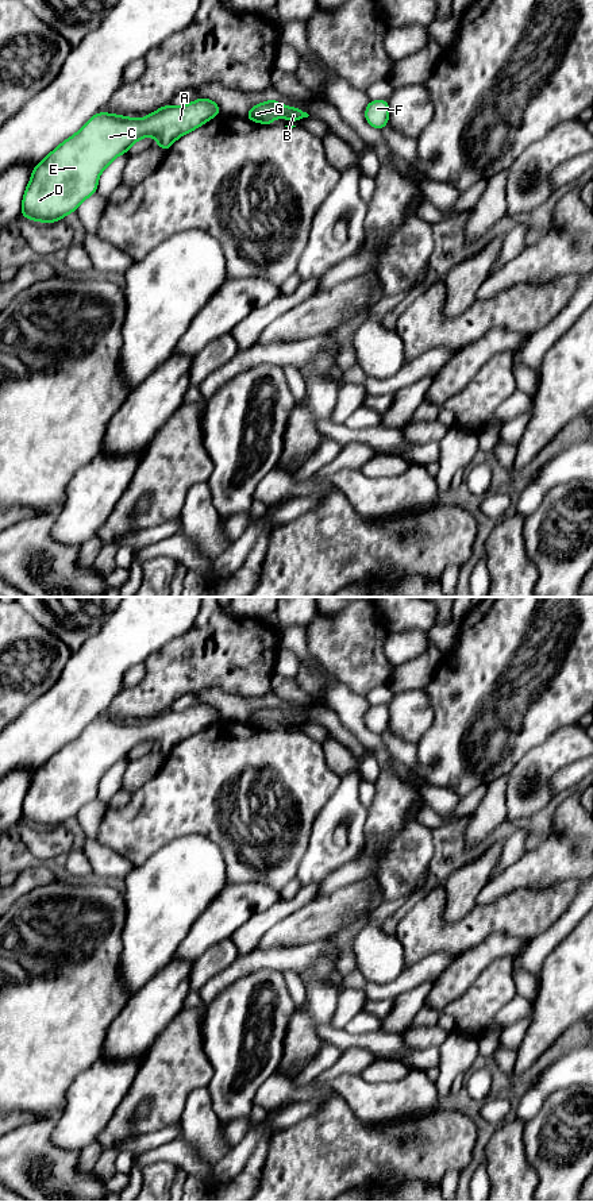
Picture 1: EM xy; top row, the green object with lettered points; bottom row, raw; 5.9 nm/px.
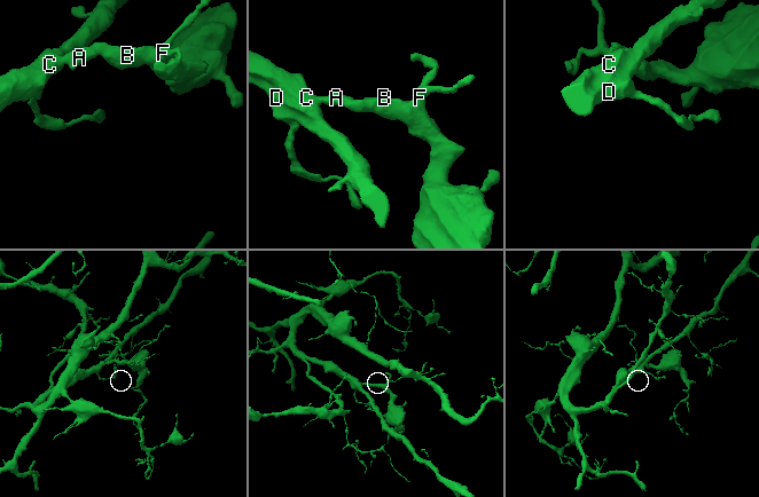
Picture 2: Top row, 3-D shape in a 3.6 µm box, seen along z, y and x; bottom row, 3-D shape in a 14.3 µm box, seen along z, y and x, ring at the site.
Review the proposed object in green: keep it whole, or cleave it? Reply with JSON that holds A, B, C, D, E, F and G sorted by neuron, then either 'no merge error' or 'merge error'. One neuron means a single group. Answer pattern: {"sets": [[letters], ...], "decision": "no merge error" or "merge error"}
{"sets": [["A", "B", "C", "D", "E", "F", "G"]], "decision": "no merge error"}

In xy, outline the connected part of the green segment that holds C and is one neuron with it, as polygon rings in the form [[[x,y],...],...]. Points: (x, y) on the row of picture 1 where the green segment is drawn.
[[[201,97],[184,107],[167,104],[142,120],[130,116],[99,112],[92,116],[78,132],[65,139],[31,174],[22,201],[22,216],[41,223],[62,220],[78,209],[80,204],[97,192],[97,180],[103,170],[119,155],[146,135],[154,136],[158,146],[167,151],[180,136],[201,127],[207,120],[220,115],[219,105]]]

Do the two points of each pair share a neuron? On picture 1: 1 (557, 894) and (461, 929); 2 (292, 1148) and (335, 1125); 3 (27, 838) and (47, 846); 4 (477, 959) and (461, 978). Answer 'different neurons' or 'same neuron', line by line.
1: same neuron
2: same neuron
3: same neuron
4: same neuron

